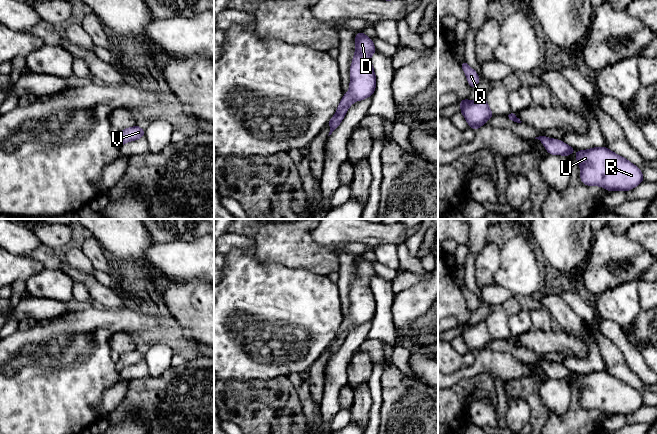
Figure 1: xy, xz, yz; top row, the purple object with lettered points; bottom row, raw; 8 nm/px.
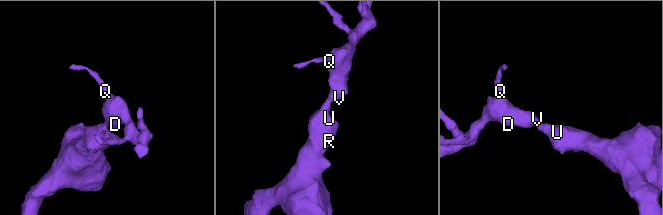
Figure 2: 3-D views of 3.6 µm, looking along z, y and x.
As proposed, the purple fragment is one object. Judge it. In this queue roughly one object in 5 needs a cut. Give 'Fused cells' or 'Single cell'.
Single cell

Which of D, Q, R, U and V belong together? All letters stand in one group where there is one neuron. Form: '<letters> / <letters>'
D Q R U V

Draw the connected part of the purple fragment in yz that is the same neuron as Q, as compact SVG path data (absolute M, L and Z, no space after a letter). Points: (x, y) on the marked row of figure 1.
M465 60L462 62L461 67L465 72L466 78L468 80L468 84L470 85L471 89L475 88L480 81L477 72L473 70Z

